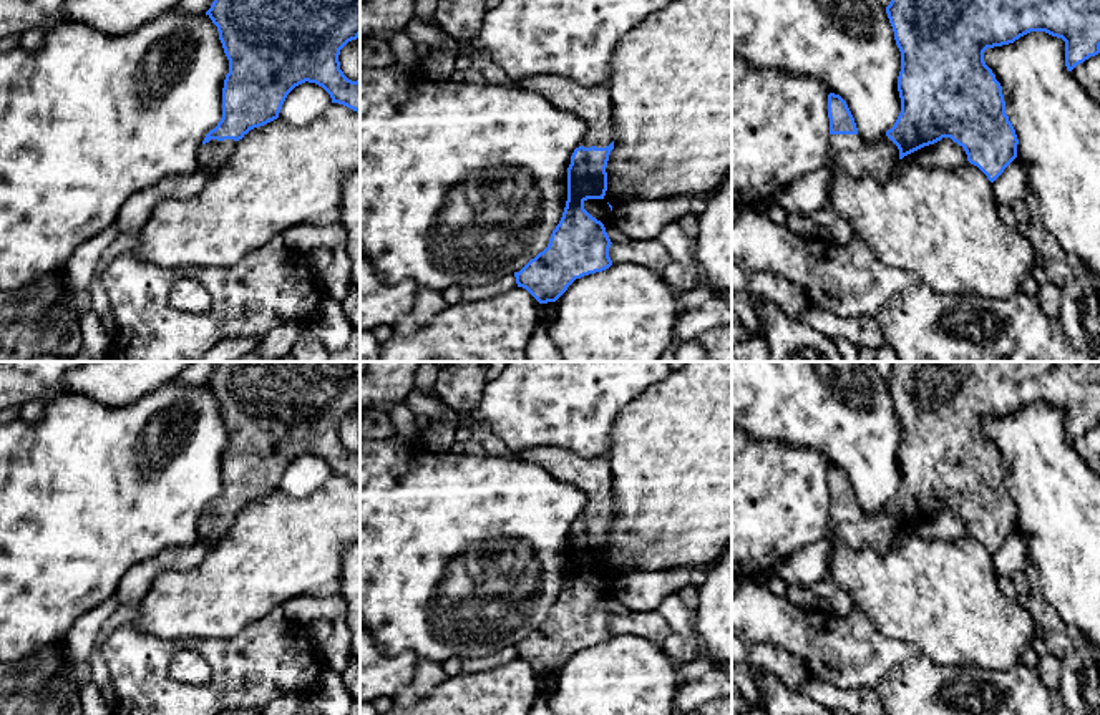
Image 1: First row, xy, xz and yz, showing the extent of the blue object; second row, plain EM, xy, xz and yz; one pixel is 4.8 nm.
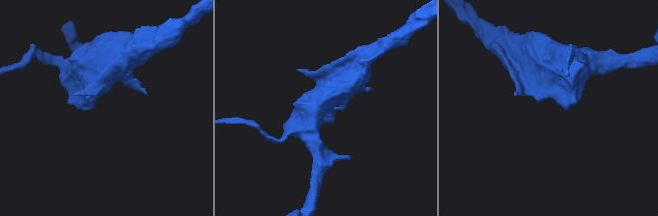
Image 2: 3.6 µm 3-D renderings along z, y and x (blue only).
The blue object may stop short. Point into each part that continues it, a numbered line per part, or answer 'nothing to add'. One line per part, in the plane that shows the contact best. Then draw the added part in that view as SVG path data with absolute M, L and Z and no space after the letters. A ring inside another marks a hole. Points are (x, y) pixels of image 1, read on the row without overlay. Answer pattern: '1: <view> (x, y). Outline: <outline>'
1: xy (213, 526). Outline: M211 511L209 514L202 516L199 521L199 541L211 549L216 546L229 531L231 524L236 519L234 511Z

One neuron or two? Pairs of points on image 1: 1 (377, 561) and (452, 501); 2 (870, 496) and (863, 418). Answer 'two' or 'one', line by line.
1: one
2: one

